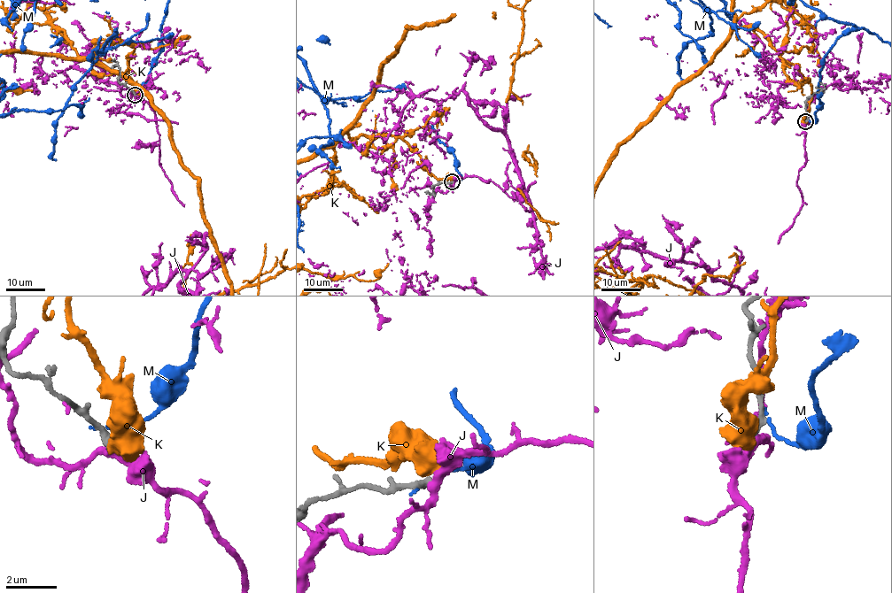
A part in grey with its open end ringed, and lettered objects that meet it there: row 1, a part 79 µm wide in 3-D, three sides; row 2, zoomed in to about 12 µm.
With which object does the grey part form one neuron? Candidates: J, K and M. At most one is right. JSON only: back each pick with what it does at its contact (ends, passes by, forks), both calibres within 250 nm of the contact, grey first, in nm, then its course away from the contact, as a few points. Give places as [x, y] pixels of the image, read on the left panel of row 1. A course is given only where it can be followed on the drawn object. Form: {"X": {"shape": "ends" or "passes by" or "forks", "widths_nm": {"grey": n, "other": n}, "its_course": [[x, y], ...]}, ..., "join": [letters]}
{"join": []}

